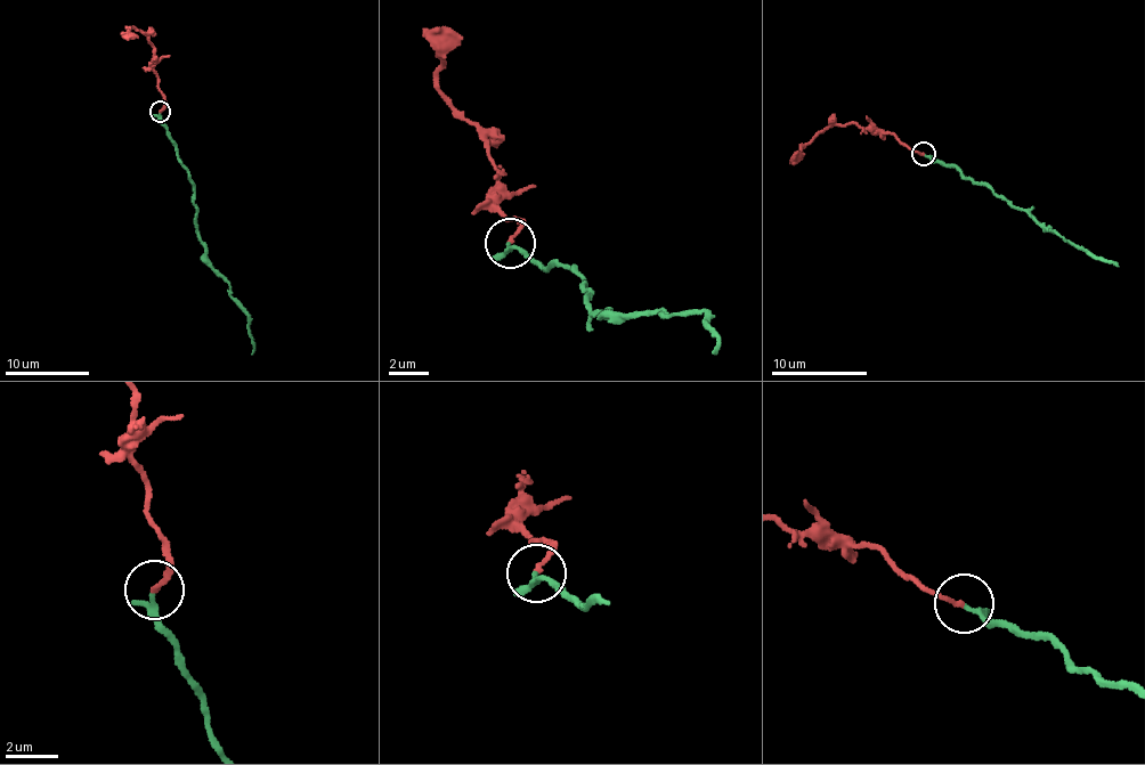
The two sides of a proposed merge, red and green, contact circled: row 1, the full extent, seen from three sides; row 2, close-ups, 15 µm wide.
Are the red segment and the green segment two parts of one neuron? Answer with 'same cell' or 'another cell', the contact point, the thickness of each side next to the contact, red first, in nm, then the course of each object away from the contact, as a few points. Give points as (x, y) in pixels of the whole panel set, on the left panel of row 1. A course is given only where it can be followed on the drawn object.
same cell; at (160, 111); 160 nm thick on the red side, 160 nm on the other; red runs (161, 112), (164, 98), (155, 73), (153, 49), (146, 35), (134, 26), (127, 27), (127, 40); green runs (161, 112), (167, 136), (193, 184), (196, 230), (204, 255), (248, 317), (248, 331), (254, 343), (252, 355)

